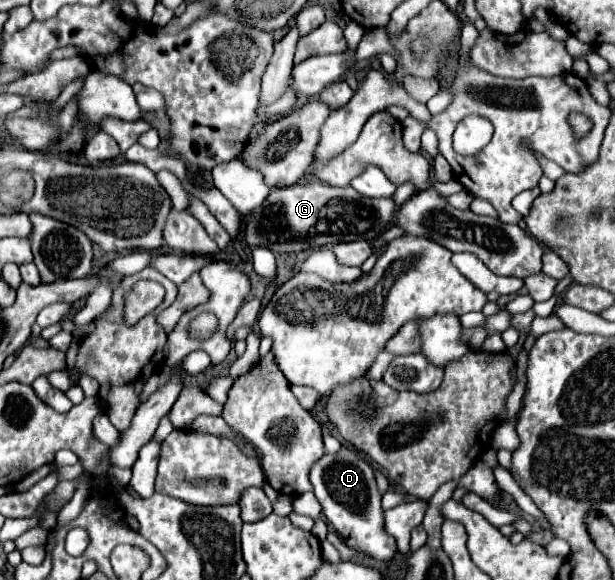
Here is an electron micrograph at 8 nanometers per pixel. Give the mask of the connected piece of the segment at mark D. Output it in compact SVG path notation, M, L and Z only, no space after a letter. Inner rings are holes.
M344 445L338 453L326 453L314 467L310 469L310 483L314 487L314 495L318 503L322 505L322 513L326 515L328 523L334 527L334 531L340 533L340 537L346 541L346 545L378 559L378 561L392 561L396 555L396 539L384 531L384 519L380 509L380 495L376 489L376 479L372 467L364 461L364 457L356 451L352 451L348 445Z

